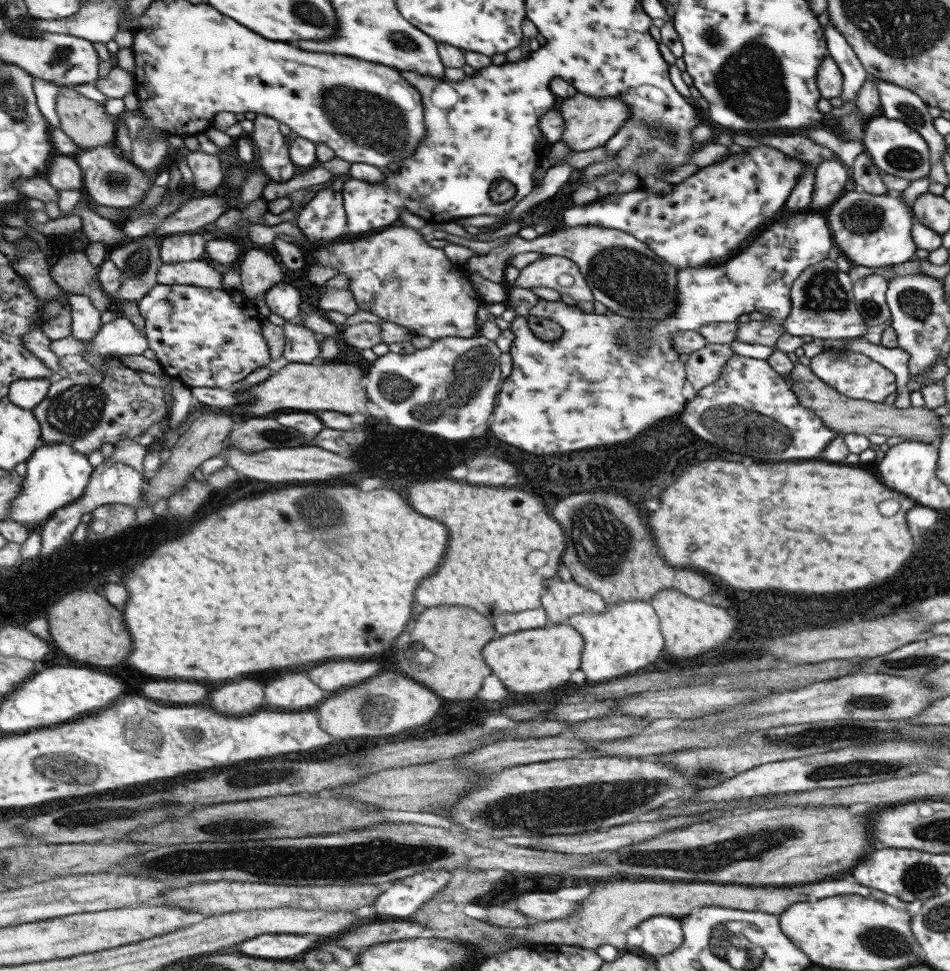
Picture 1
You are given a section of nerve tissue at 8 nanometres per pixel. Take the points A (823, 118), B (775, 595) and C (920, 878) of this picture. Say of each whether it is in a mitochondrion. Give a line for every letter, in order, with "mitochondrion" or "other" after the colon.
A: other
B: other
C: mitochondrion

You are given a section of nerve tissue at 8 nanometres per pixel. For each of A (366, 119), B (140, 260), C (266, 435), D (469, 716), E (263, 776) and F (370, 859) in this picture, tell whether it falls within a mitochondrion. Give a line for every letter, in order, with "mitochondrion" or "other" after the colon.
A: mitochondrion
B: mitochondrion
C: mitochondrion
D: other
E: mitochondrion
F: mitochondrion

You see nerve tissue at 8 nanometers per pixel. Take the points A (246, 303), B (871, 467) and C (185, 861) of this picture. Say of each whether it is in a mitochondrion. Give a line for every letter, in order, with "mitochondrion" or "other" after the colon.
A: other
B: other
C: mitochondrion

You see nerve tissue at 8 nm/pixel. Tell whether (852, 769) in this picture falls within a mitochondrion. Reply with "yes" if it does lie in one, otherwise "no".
yes

